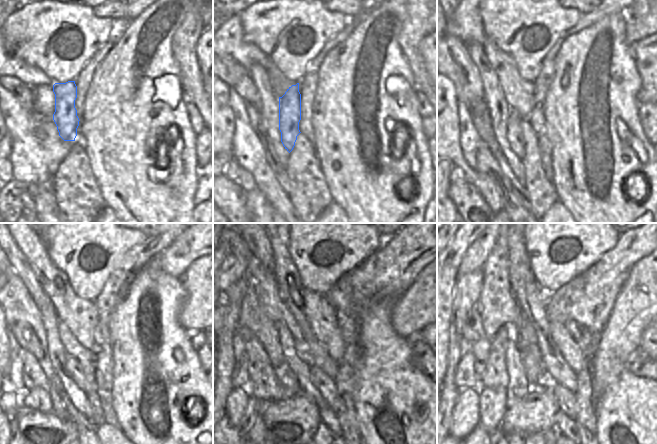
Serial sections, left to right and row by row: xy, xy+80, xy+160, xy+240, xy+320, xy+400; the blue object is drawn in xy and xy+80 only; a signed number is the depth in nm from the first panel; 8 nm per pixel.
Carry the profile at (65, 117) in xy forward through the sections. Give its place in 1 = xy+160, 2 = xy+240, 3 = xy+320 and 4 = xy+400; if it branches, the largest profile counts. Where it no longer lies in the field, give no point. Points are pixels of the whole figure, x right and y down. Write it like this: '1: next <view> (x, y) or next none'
1: next xy+160 (515, 138)
2: next xy+240 (73, 368)
3: next xy+320 (326, 386)
4: next xy+400 (566, 399)

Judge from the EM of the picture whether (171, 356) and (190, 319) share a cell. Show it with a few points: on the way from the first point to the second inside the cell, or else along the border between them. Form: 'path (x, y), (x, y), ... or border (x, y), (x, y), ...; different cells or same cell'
border (181, 306), (179, 323), (190, 333); different cells

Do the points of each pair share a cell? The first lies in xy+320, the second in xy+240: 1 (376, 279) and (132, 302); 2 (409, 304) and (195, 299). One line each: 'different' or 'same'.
1: different
2: same

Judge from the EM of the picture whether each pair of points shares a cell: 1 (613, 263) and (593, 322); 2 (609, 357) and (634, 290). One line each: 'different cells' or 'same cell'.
1: same cell
2: same cell

